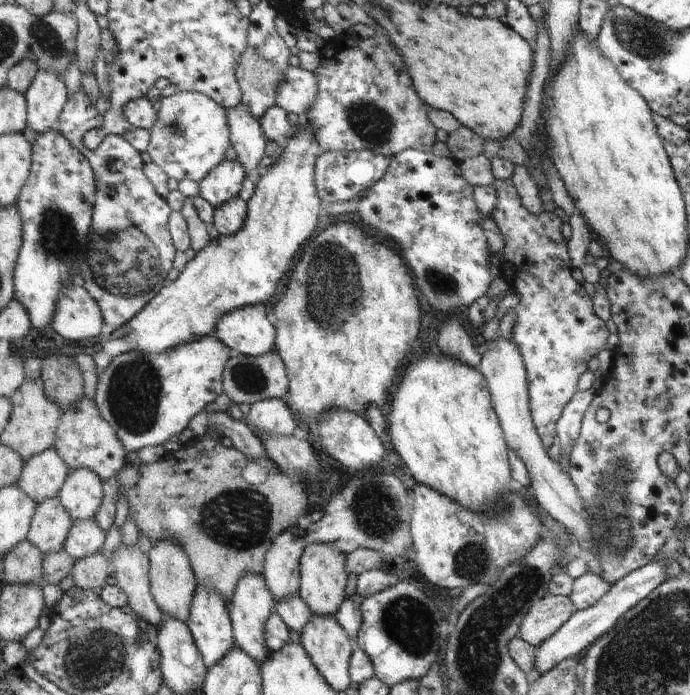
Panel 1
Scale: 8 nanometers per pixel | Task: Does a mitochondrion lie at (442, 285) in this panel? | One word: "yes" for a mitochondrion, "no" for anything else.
yes

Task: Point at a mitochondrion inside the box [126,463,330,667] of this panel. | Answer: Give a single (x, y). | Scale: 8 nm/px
(241, 519)

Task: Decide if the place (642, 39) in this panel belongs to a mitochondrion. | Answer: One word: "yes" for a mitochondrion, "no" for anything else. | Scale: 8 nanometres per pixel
yes

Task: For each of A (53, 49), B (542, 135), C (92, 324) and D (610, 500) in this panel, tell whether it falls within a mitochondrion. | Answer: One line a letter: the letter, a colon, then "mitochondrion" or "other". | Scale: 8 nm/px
A: mitochondrion
B: other
C: other
D: mitochondrion

